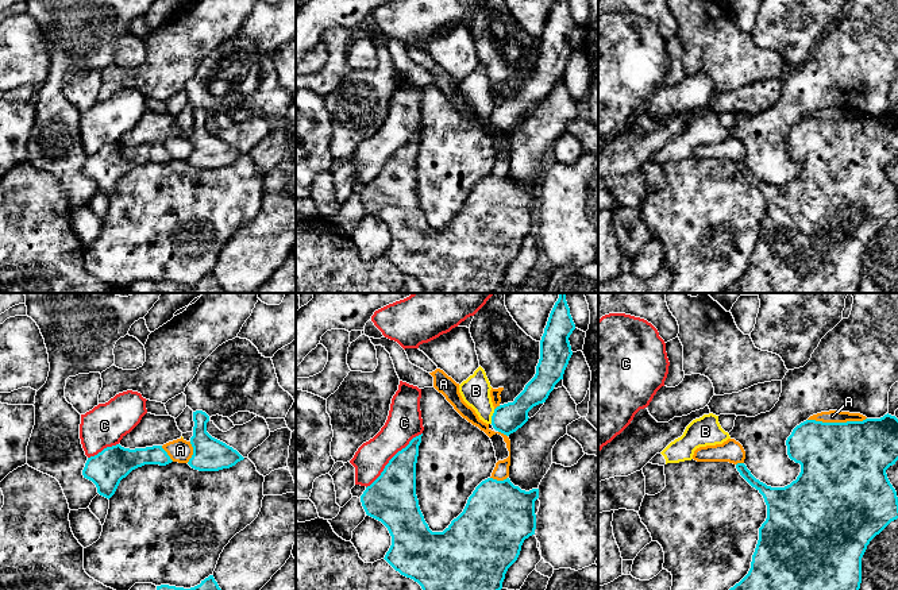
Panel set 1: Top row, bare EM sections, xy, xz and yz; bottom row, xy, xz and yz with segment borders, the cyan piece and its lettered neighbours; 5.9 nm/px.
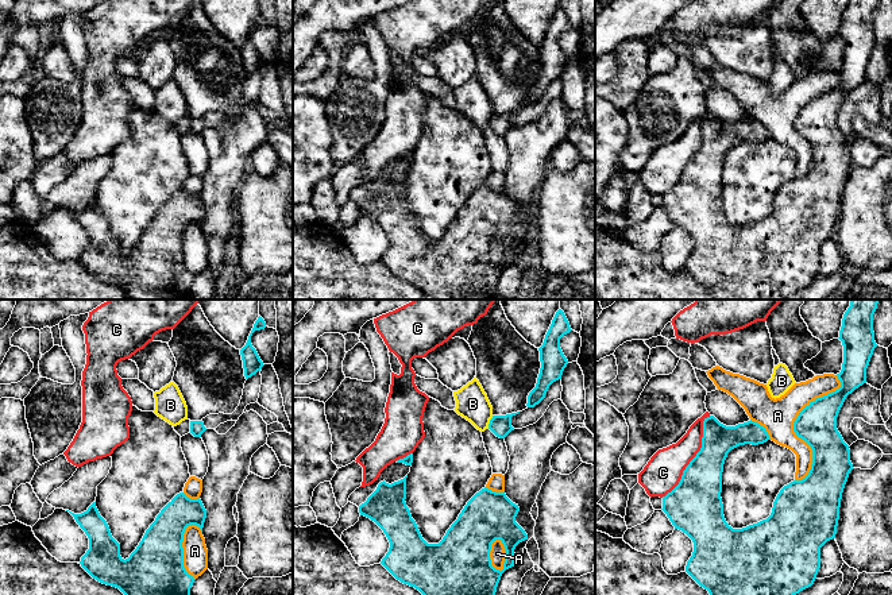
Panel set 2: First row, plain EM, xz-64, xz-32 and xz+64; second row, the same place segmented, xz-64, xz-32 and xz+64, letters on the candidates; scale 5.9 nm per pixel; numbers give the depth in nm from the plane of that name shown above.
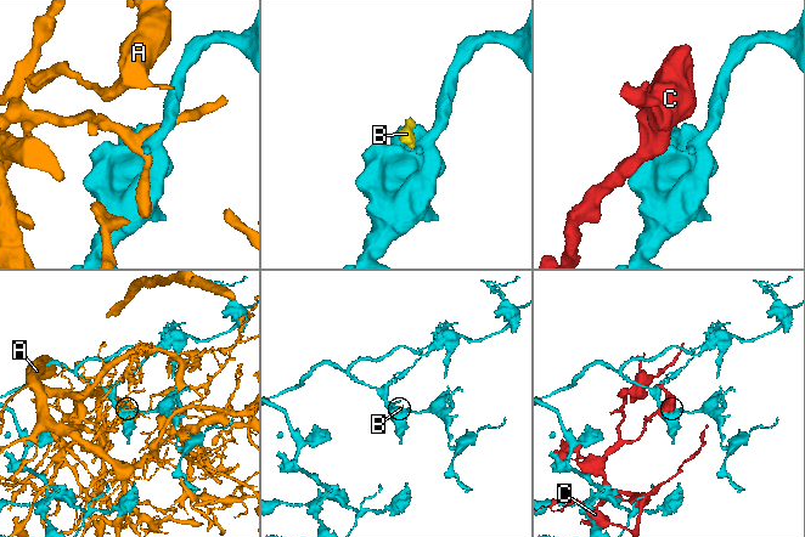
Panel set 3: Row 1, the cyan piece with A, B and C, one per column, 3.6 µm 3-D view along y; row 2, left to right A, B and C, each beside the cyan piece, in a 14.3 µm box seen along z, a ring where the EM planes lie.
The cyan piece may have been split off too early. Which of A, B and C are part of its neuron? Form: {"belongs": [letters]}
{"belongs": []}

